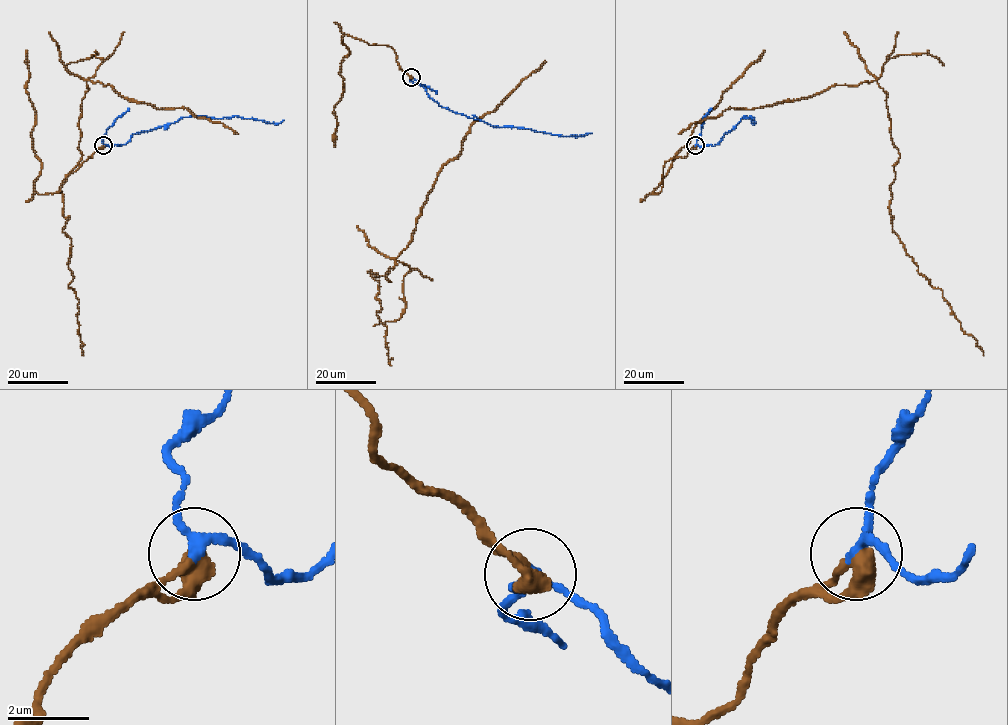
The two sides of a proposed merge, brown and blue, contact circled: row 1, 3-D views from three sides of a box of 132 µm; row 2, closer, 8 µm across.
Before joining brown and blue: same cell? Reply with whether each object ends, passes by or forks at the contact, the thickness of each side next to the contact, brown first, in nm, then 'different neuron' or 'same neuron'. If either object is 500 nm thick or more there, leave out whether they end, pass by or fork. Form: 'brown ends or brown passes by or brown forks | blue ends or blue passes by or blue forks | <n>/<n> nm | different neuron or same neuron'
550/200 nm | same neuron

